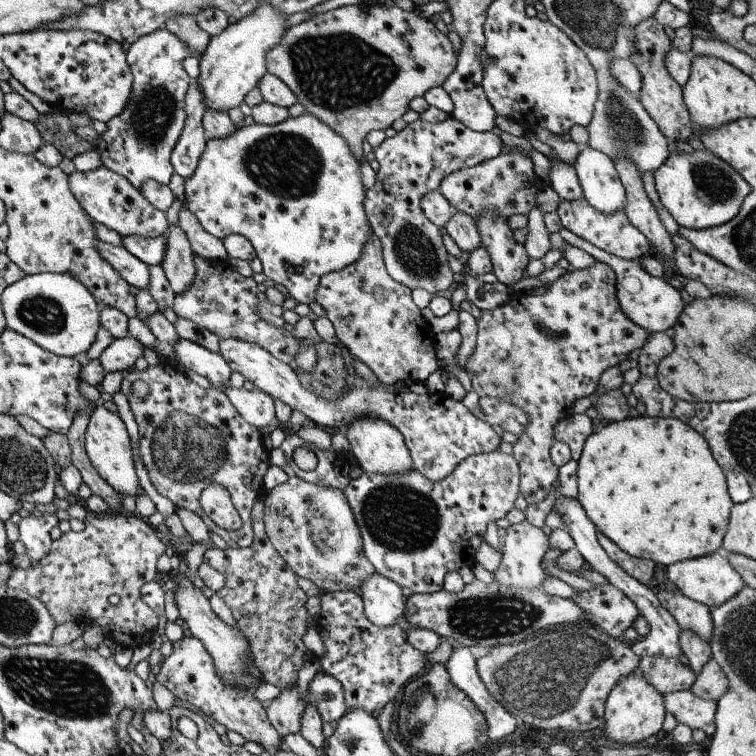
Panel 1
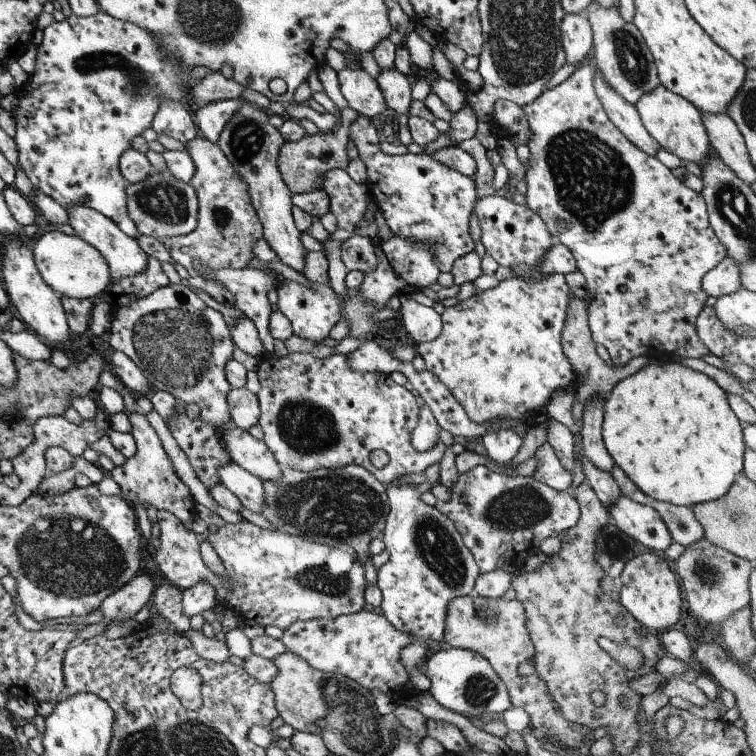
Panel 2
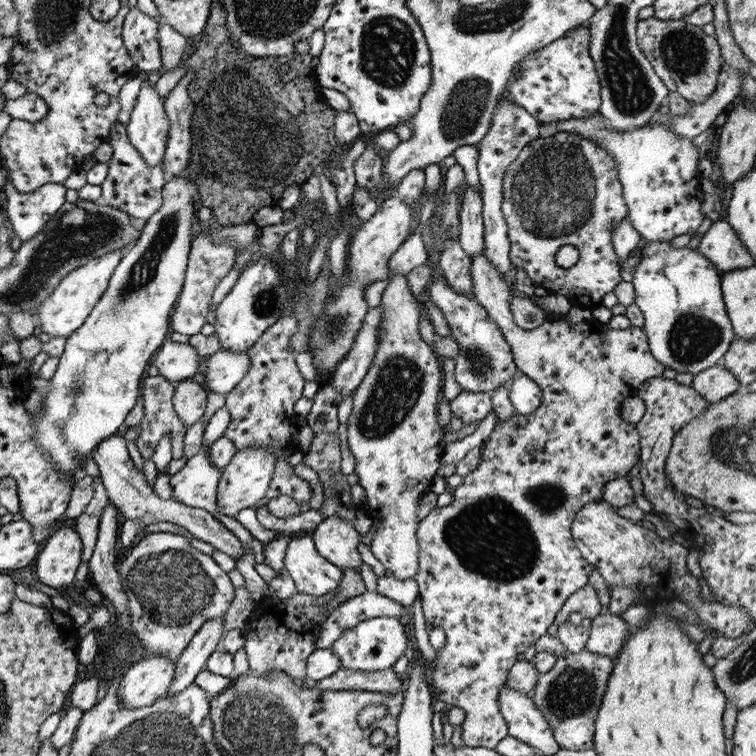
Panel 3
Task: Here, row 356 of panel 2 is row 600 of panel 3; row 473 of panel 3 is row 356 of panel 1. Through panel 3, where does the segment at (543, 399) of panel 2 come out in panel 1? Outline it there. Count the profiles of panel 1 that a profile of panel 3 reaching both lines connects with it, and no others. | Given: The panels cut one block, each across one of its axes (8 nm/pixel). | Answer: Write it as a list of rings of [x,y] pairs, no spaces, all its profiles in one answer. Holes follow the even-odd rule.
[[[597,261],[597,264],[589,266],[589,268],[583,268],[579,270],[575,267],[571,267],[567,273],[561,274],[555,281],[553,281],[546,292],[543,294],[525,294],[525,292],[511,292],[509,298],[501,304],[501,306],[496,306],[492,309],[480,310],[481,316],[476,318],[476,341],[475,348],[473,352],[468,355],[464,364],[464,371],[467,374],[467,377],[470,380],[471,388],[475,391],[475,394],[478,394],[479,397],[487,396],[489,398],[497,398],[497,400],[503,400],[503,402],[508,402],[517,408],[523,410],[525,418],[527,418],[527,424],[523,426],[523,432],[517,436],[516,442],[512,445],[512,455],[517,462],[518,471],[519,471],[519,484],[518,491],[523,496],[527,505],[530,505],[533,508],[534,504],[537,504],[539,501],[542,501],[545,496],[547,496],[548,491],[551,489],[551,484],[557,478],[557,467],[551,462],[549,456],[549,447],[553,442],[553,426],[558,419],[562,419],[564,416],[572,414],[572,405],[577,398],[583,396],[588,396],[595,391],[595,388],[598,386],[598,380],[601,376],[601,372],[609,366],[615,366],[619,364],[622,360],[628,358],[628,353],[641,348],[647,338],[651,336],[651,333],[643,328],[639,328],[636,324],[633,324],[621,312],[619,308],[619,302],[616,298],[616,288],[615,288],[615,274],[613,270],[606,264],[600,263]]]

